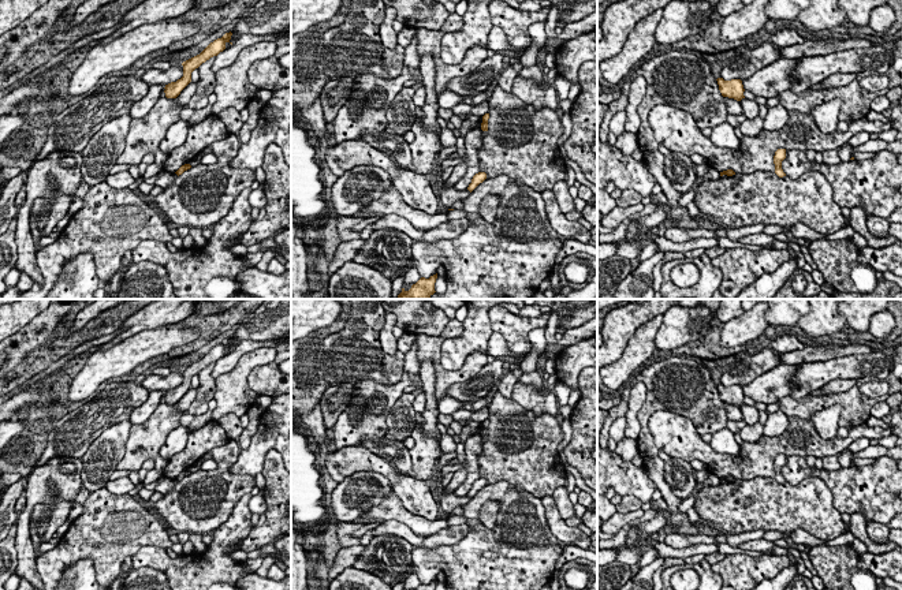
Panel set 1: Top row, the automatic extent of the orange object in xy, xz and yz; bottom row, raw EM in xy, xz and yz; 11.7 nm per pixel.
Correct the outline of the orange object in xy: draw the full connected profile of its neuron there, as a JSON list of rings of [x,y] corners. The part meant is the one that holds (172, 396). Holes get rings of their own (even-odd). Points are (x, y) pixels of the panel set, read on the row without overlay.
[[[231,337],[226,339],[221,344],[210,348],[200,361],[183,367],[183,382],[176,388],[165,391],[165,403],[176,404],[180,397],[191,388],[191,378],[210,363],[217,362],[220,358],[223,358],[226,355],[226,350],[231,346],[231,341]]]

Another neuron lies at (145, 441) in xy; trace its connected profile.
[[[163,396],[145,423],[131,426],[124,456],[116,470],[139,471],[146,460],[153,459],[154,468],[163,474],[168,460],[160,456],[160,449],[168,434],[180,426],[183,415],[184,412],[179,411],[175,404],[167,404]]]

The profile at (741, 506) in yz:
[[[817,475],[795,486],[771,477],[702,486],[693,507],[701,523],[728,534],[802,529],[819,539],[831,541],[850,533],[850,523],[842,520],[831,490]]]

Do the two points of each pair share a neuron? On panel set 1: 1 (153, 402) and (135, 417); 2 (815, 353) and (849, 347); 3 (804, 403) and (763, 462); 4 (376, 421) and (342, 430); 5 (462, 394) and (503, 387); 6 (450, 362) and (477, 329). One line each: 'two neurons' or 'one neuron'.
1: one neuron
2: one neuron
3: two neurons
4: one neuron
5: two neurons
6: one neuron

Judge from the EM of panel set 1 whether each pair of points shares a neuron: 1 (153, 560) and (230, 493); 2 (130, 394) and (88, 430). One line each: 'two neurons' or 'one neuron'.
1: two neurons
2: one neuron

